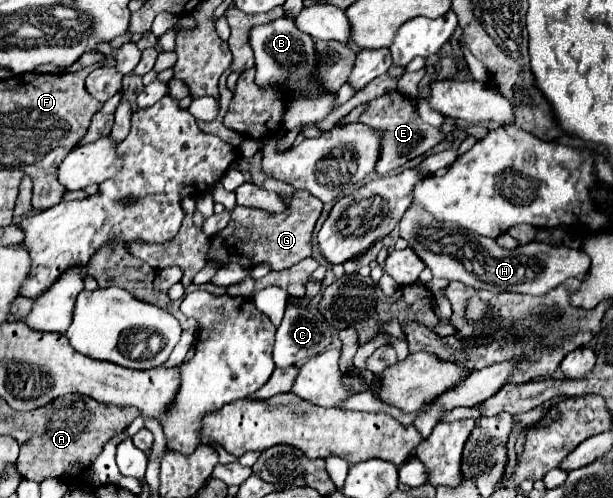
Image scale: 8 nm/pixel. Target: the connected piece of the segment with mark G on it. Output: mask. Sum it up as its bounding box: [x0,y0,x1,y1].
[209,190,323,270]

